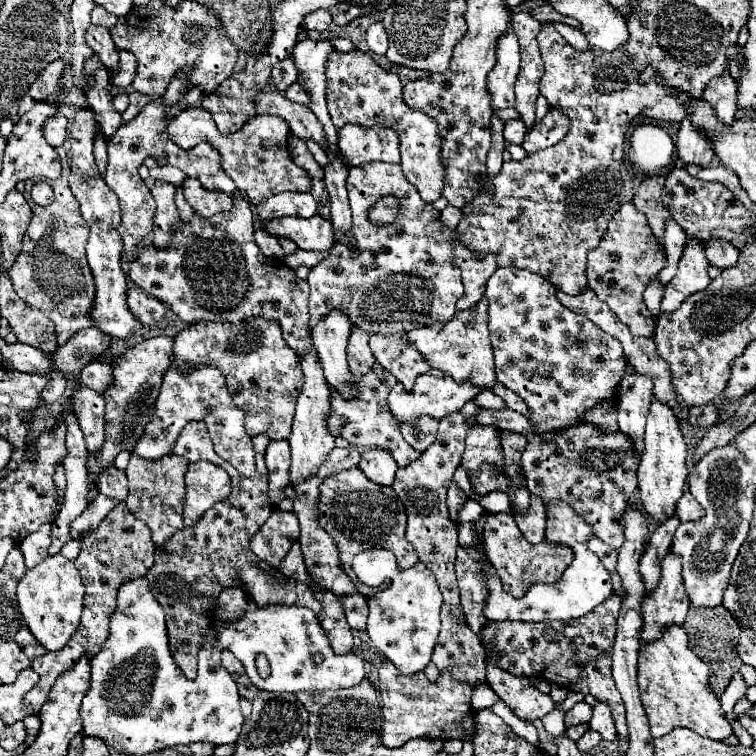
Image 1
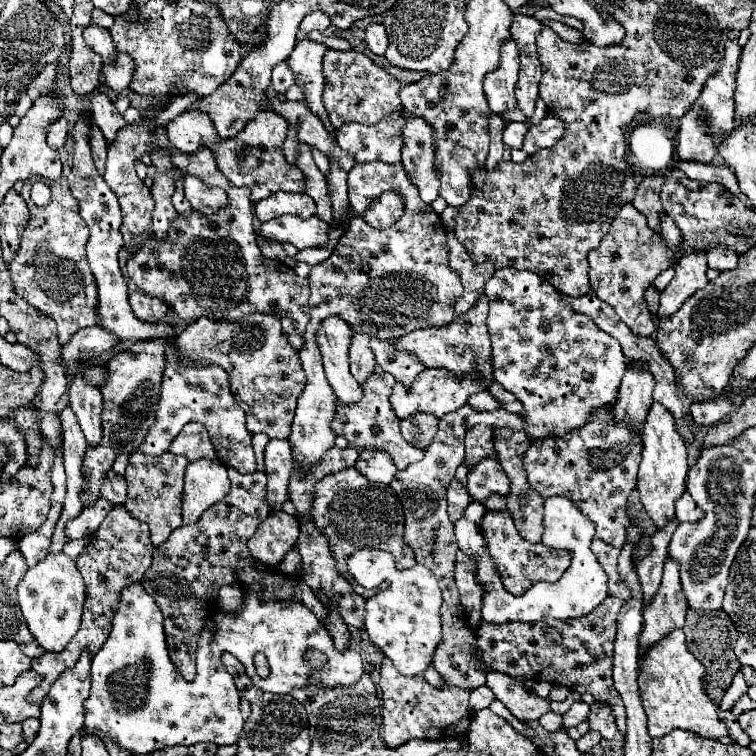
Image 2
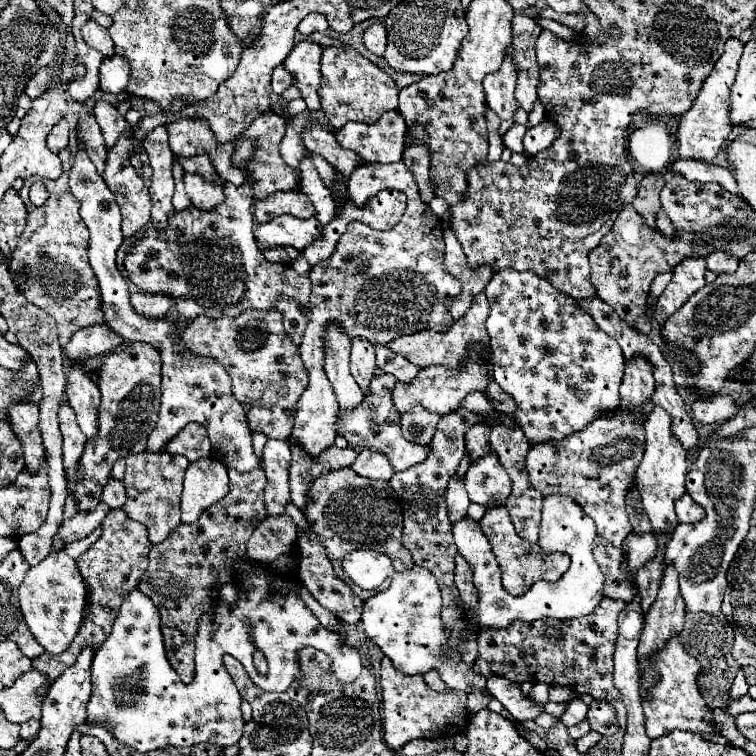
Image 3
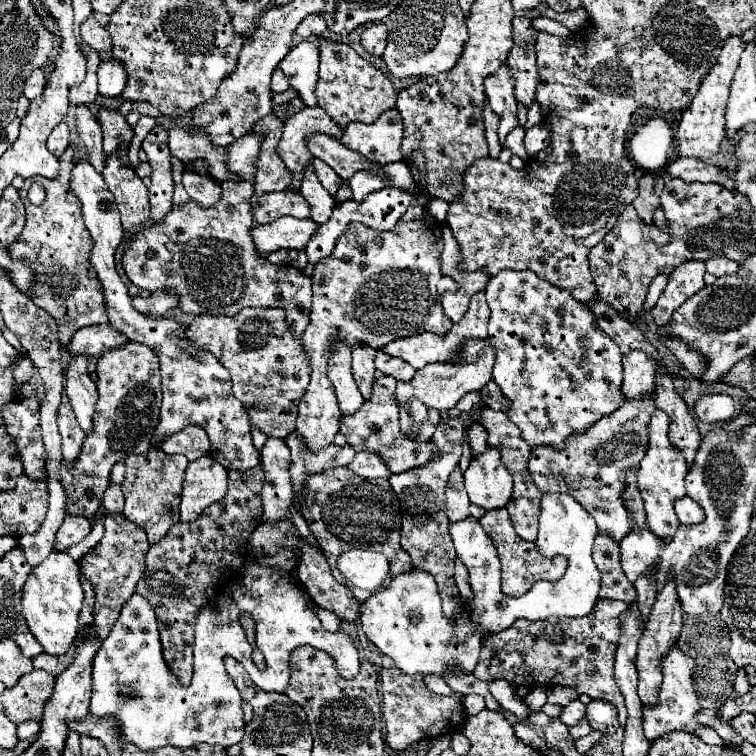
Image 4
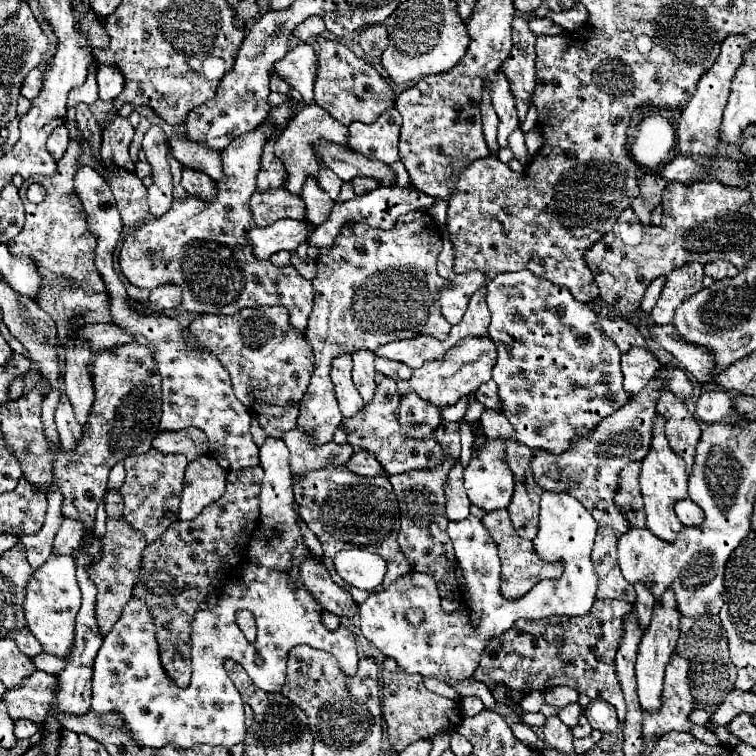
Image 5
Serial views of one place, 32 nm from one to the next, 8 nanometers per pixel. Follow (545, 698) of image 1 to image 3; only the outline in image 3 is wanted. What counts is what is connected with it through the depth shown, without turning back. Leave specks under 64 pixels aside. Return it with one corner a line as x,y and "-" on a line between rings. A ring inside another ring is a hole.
488,676
488,690
492,692
492,696
502,702
502,706
518,720
518,722
526,722
526,720
534,720
540,714
544,714
544,704
532,700
530,696
526,696
520,688
518,682
512,682
504,676

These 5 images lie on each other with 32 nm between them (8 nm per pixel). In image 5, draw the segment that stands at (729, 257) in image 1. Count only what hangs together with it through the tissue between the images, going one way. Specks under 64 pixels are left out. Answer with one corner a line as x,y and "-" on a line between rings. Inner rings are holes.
714,260
714,262
708,262
704,266
704,272
718,280
718,278
726,278
726,276
738,274
738,268
732,262
728,262
728,260

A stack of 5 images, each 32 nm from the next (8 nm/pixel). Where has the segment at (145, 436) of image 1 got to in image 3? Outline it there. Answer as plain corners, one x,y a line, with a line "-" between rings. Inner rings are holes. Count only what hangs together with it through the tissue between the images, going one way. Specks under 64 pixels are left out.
78,142
78,152
74,156
74,164
70,170
70,192
80,202
80,216
90,230
90,244
88,244
88,262
96,274
100,286
100,300
102,300
102,314
104,324
114,330
124,340
138,340
138,342
154,342
162,350
162,402
156,428
148,436
146,452
164,452
170,438
174,438
188,422
198,422
208,430
210,442
214,446
214,458
220,460
226,468
234,468
238,472
250,472
258,466
258,458
252,450
250,428
246,426
246,412
242,404
236,402
230,386
228,372
210,358
196,358
188,350
182,348
178,328
168,320
146,322
146,318
138,318
134,314
128,298
128,284
118,272
116,266
116,252
124,242
120,224
122,216
116,204
114,194
106,186
104,178
96,172
84,142

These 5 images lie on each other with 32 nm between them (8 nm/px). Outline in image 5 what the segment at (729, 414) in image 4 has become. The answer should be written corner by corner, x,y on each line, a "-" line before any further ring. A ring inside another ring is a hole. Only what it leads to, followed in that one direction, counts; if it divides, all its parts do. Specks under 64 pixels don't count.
704,392
696,402
696,416
706,424
722,422
734,416
734,402
726,392

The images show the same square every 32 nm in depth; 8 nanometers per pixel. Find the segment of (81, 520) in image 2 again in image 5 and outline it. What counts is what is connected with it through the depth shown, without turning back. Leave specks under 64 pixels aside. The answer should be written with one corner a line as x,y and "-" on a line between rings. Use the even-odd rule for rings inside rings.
64,518
56,540
54,540
54,554
72,554
72,550
82,542
86,534
86,526
80,520
74,518

